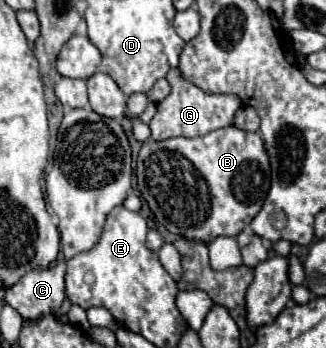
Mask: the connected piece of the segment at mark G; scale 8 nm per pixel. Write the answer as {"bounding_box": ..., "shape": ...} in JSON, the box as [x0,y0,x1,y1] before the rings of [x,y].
{"bounding_box":[150,68,242,140],"shape":[[[172,68],[166,76],[170,82],[170,94],[158,102],[158,110],[154,118],[150,120],[150,130],[152,130],[152,140],[168,140],[176,136],[204,136],[206,132],[218,130],[218,128],[228,128],[234,124],[234,114],[242,106],[236,96],[228,94],[206,94],[198,86],[190,84],[178,68]]]}

